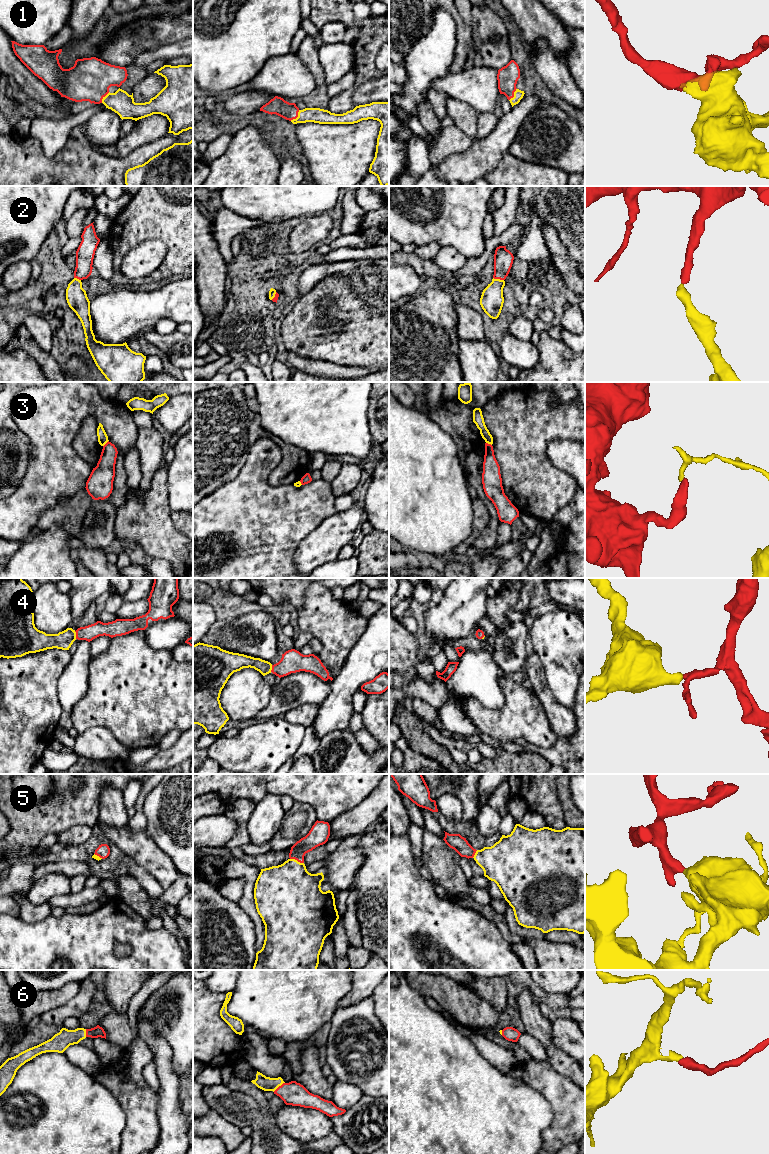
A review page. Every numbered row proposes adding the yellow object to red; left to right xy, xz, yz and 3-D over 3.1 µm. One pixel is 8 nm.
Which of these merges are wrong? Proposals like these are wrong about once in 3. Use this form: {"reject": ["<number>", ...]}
{"reject": ["3"]}

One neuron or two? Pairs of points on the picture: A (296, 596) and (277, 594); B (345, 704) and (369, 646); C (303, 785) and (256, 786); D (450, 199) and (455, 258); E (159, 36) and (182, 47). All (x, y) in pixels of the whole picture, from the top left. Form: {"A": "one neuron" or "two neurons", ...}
{"A": "one neuron", "B": "one neuron", "C": "two neurons", "D": "two neurons", "E": "two neurons"}

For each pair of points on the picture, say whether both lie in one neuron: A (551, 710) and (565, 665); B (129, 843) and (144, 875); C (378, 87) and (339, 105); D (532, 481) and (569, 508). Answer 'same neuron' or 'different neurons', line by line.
A: different neurons
B: different neurons
C: different neurons
D: different neurons

